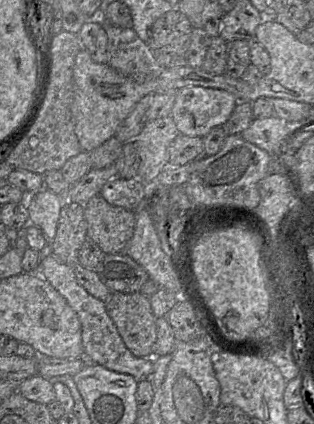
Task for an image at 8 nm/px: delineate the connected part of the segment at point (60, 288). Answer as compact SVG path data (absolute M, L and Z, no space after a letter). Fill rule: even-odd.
M44 252L38 274L66 299L67 303L77 314L81 323L84 357L87 361L118 373L132 375L137 380L150 378L154 371L154 357L136 357L133 355L126 347L117 327L108 315L105 302L89 294L77 282L73 266L61 262L50 252Z

